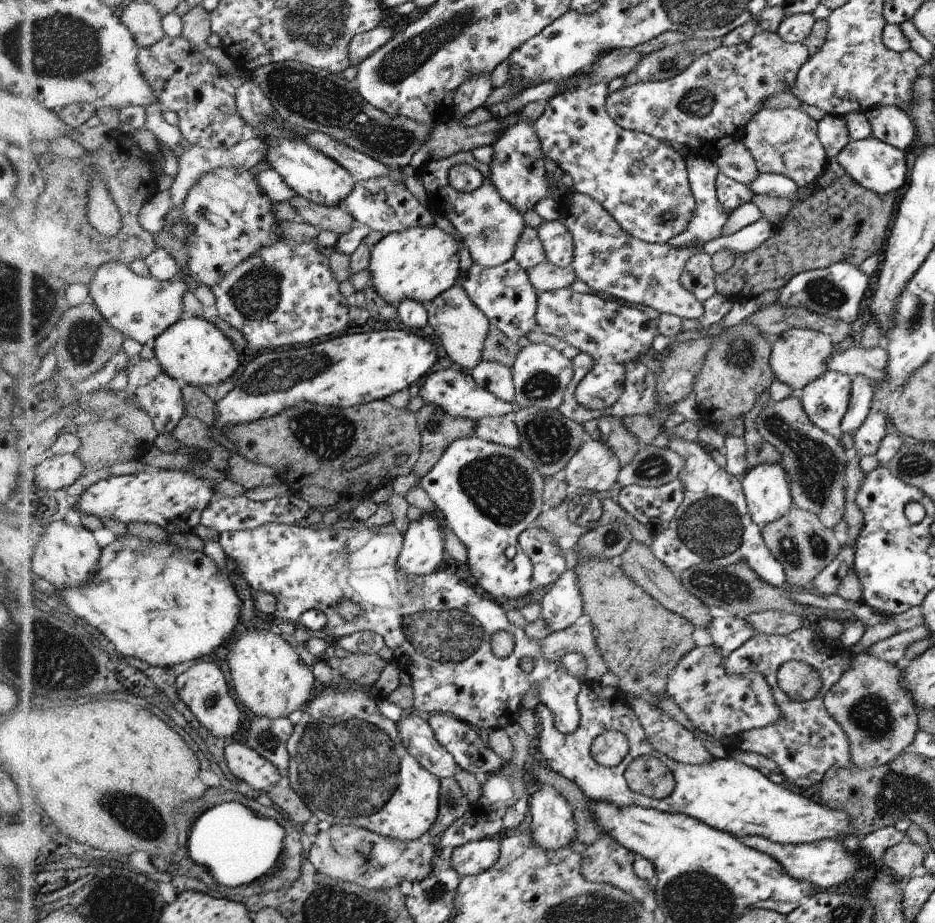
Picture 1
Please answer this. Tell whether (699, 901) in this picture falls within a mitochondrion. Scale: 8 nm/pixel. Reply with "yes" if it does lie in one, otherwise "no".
yes

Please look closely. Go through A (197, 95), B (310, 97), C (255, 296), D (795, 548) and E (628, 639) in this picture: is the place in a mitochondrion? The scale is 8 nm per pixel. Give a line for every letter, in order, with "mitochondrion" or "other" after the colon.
A: other
B: mitochondrion
C: mitochondrion
D: mitochondrion
E: mitochondrion

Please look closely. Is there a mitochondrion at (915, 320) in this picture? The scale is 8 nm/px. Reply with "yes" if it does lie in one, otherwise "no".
yes

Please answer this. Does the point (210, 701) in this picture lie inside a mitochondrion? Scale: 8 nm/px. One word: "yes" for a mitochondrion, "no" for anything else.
yes

